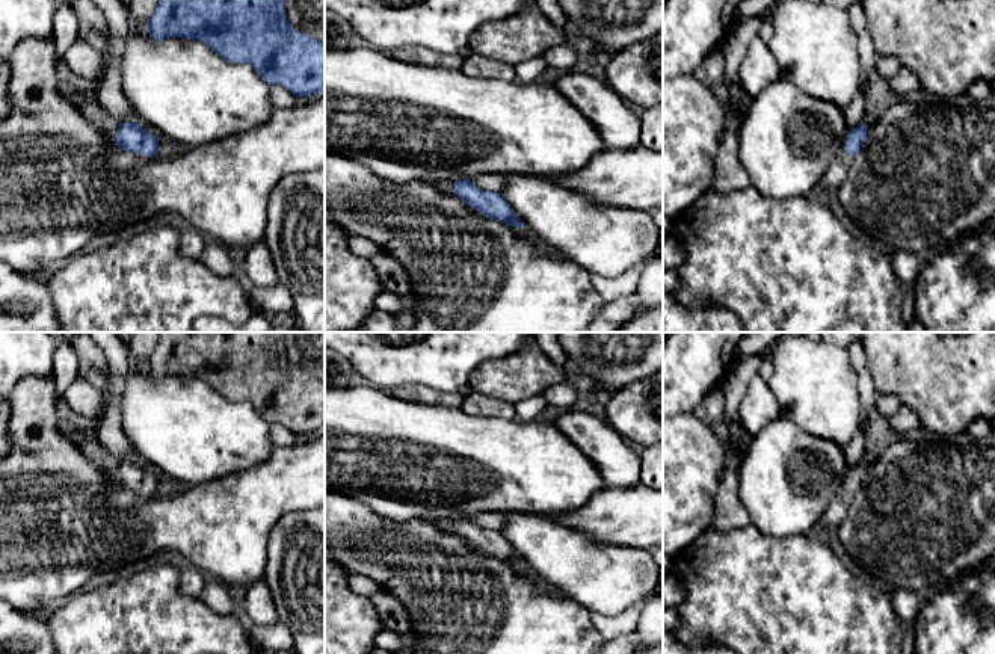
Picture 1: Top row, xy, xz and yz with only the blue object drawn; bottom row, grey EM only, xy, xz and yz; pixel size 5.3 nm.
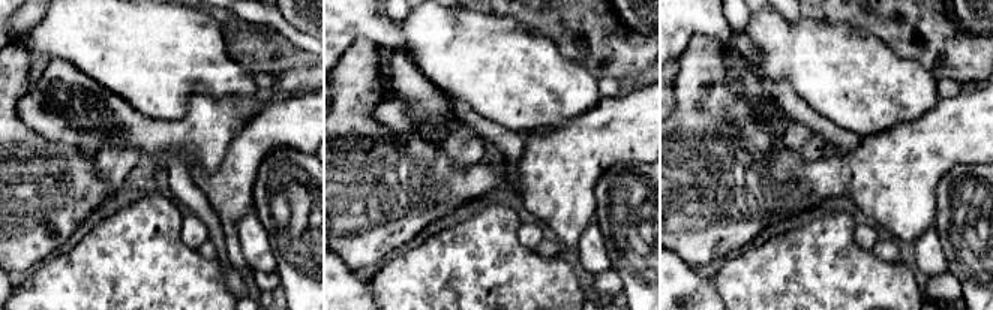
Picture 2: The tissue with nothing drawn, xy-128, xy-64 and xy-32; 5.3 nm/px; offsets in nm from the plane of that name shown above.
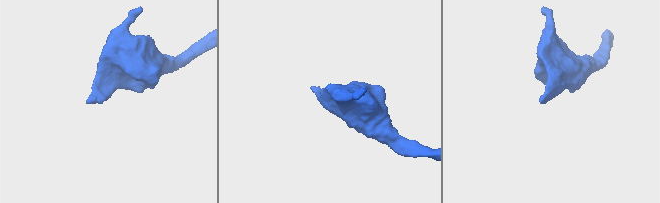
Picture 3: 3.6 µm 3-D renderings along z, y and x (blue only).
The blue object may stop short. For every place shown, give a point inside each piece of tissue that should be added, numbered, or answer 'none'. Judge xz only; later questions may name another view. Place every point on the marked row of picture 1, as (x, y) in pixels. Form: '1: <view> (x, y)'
none

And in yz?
1: yz (838, 169)

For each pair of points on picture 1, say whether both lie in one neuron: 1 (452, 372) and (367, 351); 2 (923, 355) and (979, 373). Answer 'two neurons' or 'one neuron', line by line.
1: one neuron
2: one neuron

